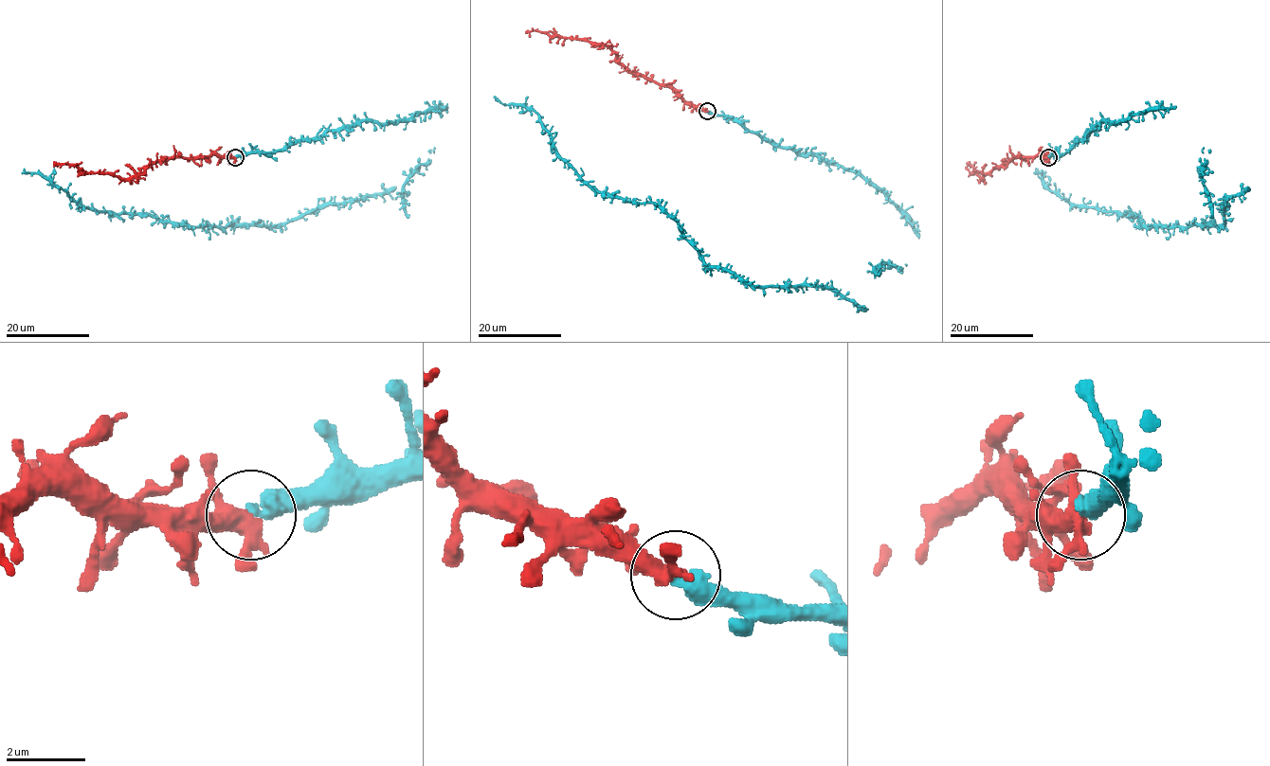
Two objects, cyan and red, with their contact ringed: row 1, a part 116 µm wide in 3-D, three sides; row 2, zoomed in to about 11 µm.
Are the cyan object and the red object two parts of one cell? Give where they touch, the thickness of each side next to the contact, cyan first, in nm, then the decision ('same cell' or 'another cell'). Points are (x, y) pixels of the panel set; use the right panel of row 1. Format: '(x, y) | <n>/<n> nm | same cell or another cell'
(1048, 157) | 440/280 nm | same cell

